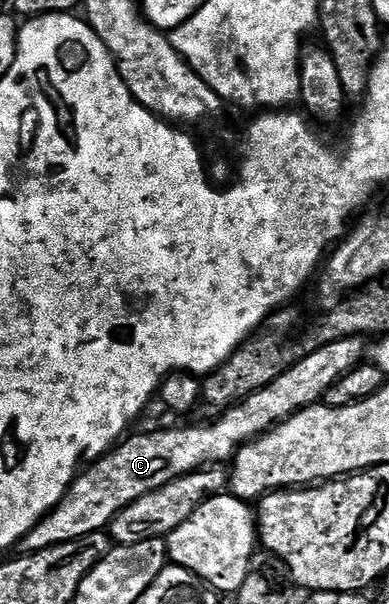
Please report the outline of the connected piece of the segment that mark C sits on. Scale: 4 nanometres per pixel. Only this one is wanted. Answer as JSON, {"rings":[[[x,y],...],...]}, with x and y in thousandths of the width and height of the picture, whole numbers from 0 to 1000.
{"rings":[[[928,556],[884,560],[779,588],[756,606],[697,629],[697,636],[602,666],[576,684],[558,689],[550,699],[537,699],[530,705],[383,712],[375,719],[334,717],[278,752],[226,767],[201,783],[144,841],[103,858],[80,874],[80,881],[54,891],[51,916],[87,917],[141,901],[172,901],[172,894],[203,894],[203,887],[224,887],[247,877],[270,877],[280,866],[296,861],[296,854],[306,854],[306,848],[316,848],[316,841],[326,841],[326,834],[342,834],[357,821],[373,821],[398,808],[419,808],[419,801],[473,785],[494,785],[499,778],[586,767],[622,738],[681,719],[697,707],[715,705],[728,695],[787,679],[794,672],[817,671],[833,661],[841,642],[851,642],[851,636],[861,636],[884,619],[931,604],[936,593],[928,591],[936,586],[941,591],[943,586],[938,566],[941,561]]]}

